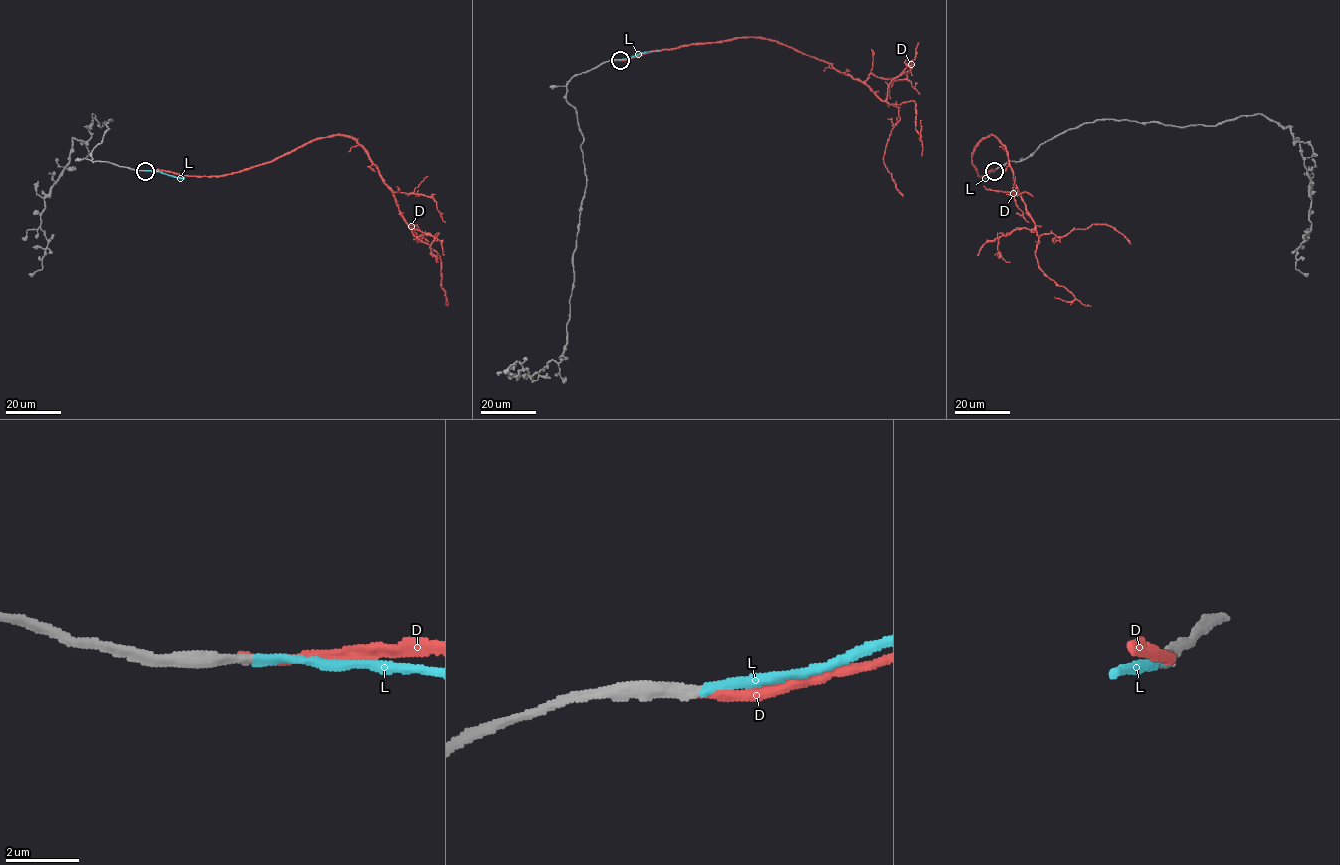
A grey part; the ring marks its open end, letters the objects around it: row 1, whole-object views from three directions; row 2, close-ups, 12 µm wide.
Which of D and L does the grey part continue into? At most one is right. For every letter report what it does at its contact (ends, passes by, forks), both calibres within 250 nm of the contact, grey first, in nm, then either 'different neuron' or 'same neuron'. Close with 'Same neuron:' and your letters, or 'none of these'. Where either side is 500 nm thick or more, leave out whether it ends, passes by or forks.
D: it ends there; 320 nm thick on the grey side, 200 nm on the other; different neuron
L: it ends there; 280 nm thick on the grey side, 240 nm on the other; same neuron
Same neuron: L

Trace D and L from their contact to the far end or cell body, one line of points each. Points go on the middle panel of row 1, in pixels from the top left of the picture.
D: (619, 60), (682, 46), (762, 37), (824, 60), (865, 83), (899, 110), (899, 120), (883, 158), (903, 196)
L: (620, 60), (659, 50)

